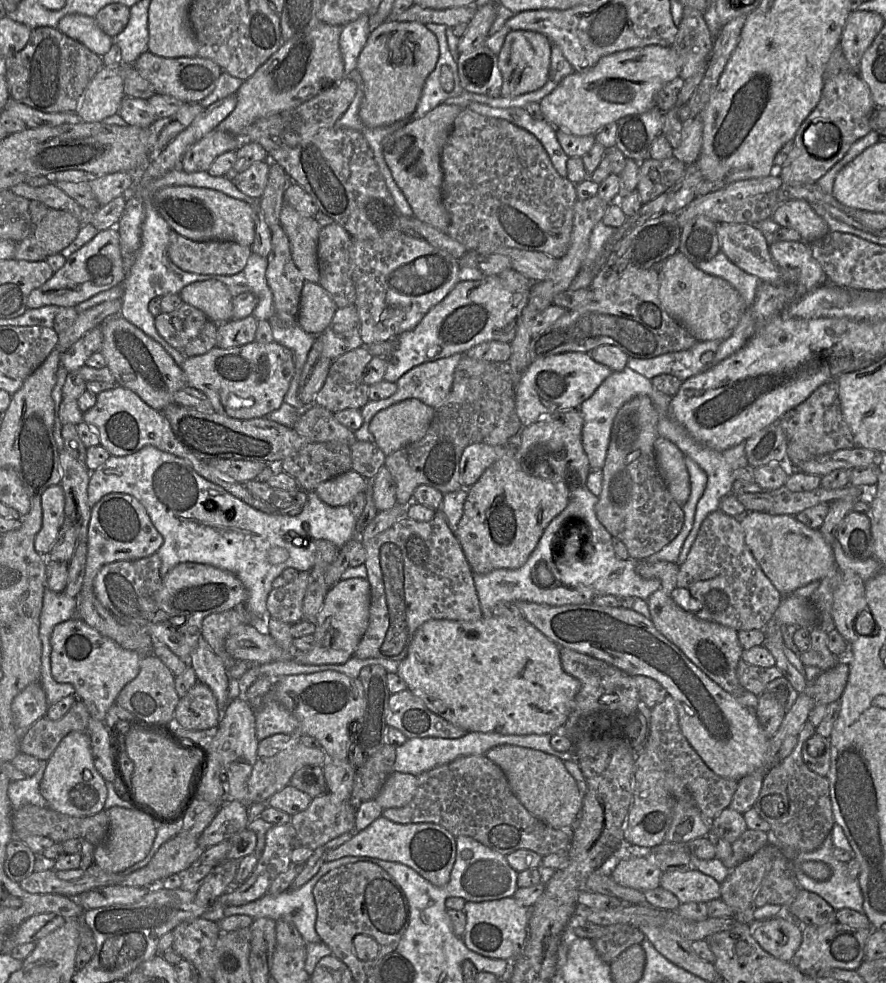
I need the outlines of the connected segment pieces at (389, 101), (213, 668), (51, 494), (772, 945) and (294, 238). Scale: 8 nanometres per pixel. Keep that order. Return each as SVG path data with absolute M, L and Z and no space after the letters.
M387 20L372 30L360 53L356 68L364 82L364 96L359 109L361 122L368 128L380 128L411 116L415 112L425 81L434 70L438 57L438 40L424 24Z
M204 640L200 641L189 659L198 682L206 684L213 692L218 707L224 710L228 704L228 673L221 659Z
M61 485L47 488L41 496L42 527L34 540L35 551L45 556L51 551L65 521L65 497Z
M782 914L757 922L752 936L767 953L791 962L802 942L802 926L793 916Z
M283 202L280 225L290 243L294 263L306 282L318 283L318 238L321 226L315 219L300 214L292 206Z

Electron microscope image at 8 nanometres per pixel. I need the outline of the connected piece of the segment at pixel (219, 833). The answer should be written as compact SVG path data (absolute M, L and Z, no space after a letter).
M237 800L226 801L198 838L204 848L216 845L247 827L247 806Z

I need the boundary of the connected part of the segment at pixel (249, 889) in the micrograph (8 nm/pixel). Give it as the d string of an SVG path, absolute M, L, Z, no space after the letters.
M290 822L273 825L266 833L264 849L251 875L215 901L224 906L238 906L264 896L272 881L291 866L296 836L296 830Z

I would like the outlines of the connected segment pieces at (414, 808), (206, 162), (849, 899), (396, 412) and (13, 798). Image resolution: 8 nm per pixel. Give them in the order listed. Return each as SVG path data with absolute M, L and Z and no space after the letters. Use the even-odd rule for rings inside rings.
M486 755L459 757L419 774L413 799L404 807L383 810L382 815L400 824L438 824L454 837L472 837L504 856L528 849L543 857L567 852L571 844L570 830L555 829L531 814L514 795L502 769Z
M214 129L188 148L179 168L189 173L208 171L220 154L236 151L244 142L244 138Z
M829 835L822 845L816 850L809 852L798 852L791 862L791 873L799 888L816 893L827 901L834 909L850 908L858 912L863 912L863 895L857 878L850 877L846 863L837 860L833 856L833 843ZM805 861L822 861L828 864L832 870L832 875L828 880L818 881L806 875L799 866Z
M411 398L379 411L369 424L375 443L386 456L420 440L427 432L436 410Z
M41 760L39 769L33 776L9 783L7 793L14 810L26 804L48 808L46 799L40 793L40 782L46 767L47 762Z

